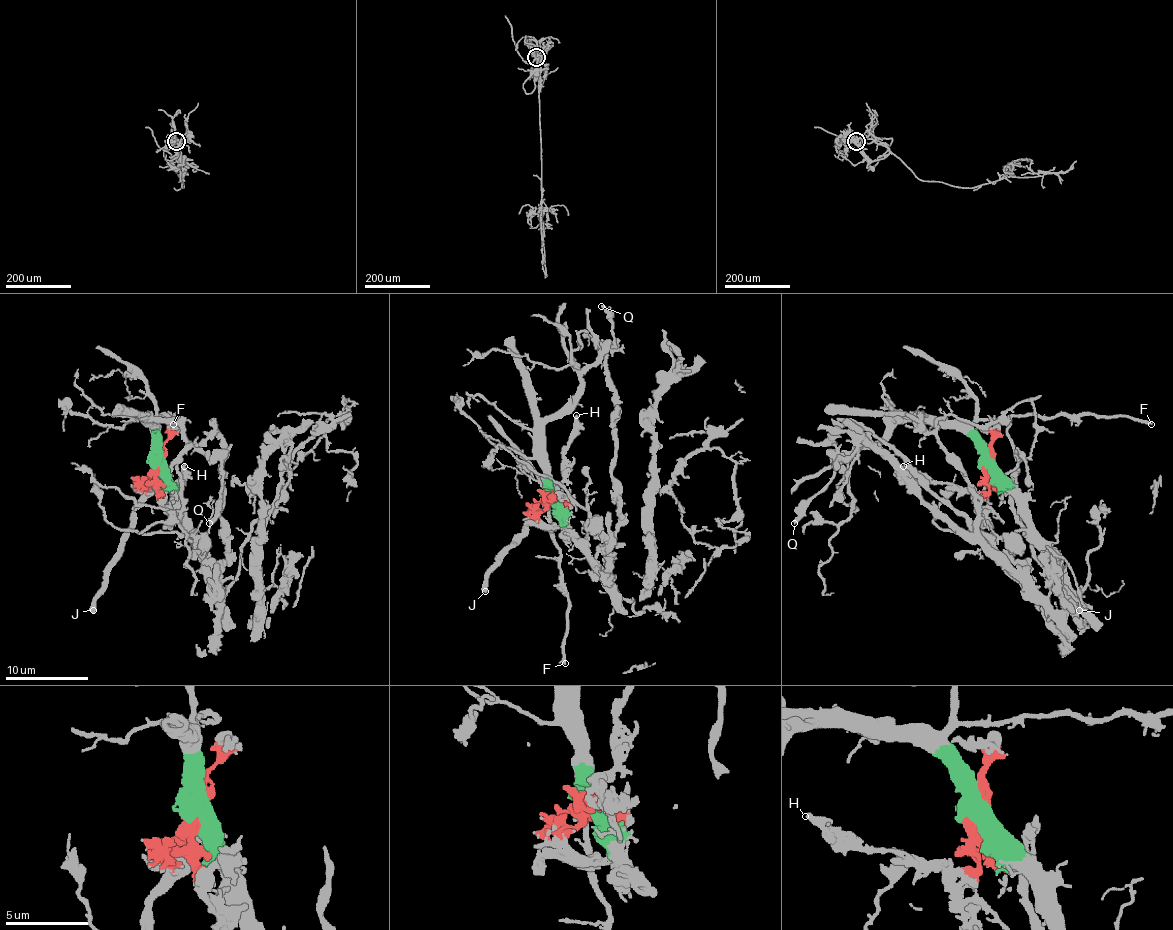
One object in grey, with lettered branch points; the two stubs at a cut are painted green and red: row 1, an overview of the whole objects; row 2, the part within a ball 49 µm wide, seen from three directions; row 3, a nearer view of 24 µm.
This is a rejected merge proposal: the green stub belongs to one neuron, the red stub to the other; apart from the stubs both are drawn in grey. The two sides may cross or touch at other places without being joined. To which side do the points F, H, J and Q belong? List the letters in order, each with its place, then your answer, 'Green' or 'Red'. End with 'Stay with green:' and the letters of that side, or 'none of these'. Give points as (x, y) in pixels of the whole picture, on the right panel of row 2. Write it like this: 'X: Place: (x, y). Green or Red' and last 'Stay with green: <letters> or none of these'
F: Place: (1151, 424). Green
H: Place: (903, 466). Red
J: Place: (1079, 610). Red
Q: Place: (794, 523). Green
Stay with green: F, Q

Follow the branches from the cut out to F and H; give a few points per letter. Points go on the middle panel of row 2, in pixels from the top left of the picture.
F: (549, 501), (549, 484), (553, 544), (559, 550), (561, 586), (568, 598), (565, 664)
H: (549, 501), (563, 478), (565, 445), (576, 414)

